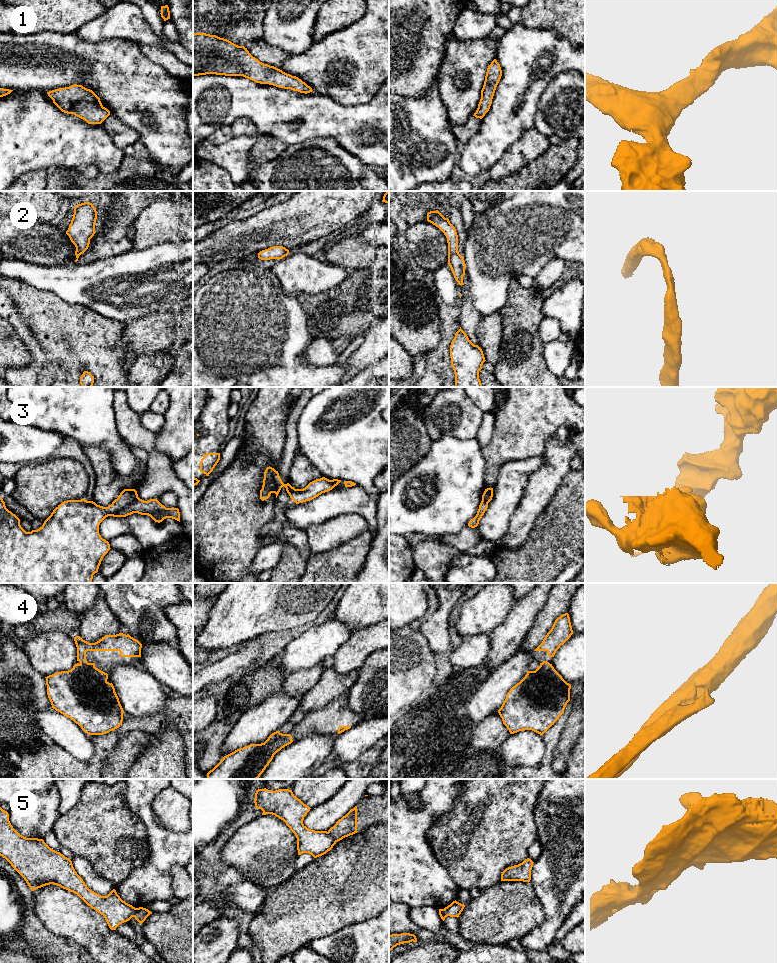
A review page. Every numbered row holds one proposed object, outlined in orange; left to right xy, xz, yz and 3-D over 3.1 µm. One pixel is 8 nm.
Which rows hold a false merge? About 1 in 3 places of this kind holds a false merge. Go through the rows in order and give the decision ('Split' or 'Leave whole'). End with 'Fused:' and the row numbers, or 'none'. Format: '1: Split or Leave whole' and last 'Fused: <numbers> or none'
1: Leave whole
2: Leave whole
3: Split
4: Split
5: Split
Fused: 3, 4, 5

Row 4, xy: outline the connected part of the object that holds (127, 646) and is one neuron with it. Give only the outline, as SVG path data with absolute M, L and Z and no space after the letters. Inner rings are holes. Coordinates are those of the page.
M129 634L105 635L95 643L89 643L76 636L74 641L77 647L77 661L80 664L95 666L95 663L87 662L87 651L119 651L121 657L141 657L142 644Z

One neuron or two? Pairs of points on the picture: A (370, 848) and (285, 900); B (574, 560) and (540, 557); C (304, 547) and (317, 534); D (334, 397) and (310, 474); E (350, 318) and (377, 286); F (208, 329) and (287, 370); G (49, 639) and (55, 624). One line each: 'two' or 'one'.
A: one
B: one
C: two
D: two
E: one
F: one
G: two

